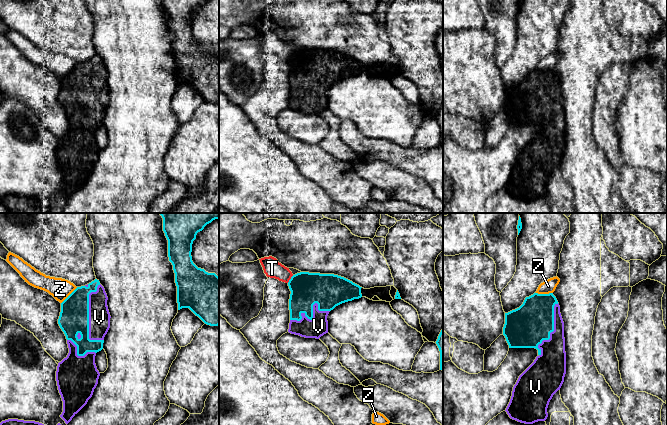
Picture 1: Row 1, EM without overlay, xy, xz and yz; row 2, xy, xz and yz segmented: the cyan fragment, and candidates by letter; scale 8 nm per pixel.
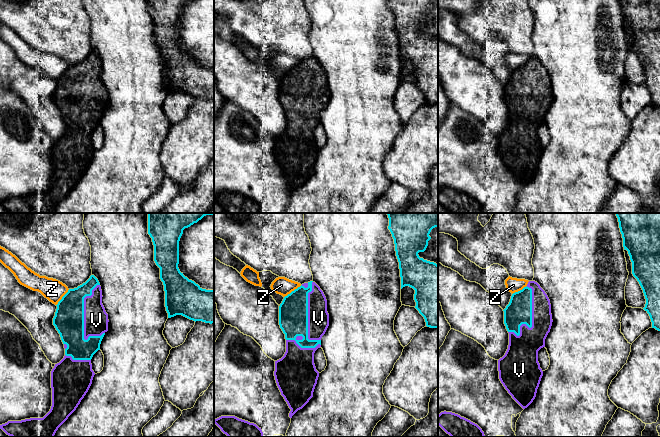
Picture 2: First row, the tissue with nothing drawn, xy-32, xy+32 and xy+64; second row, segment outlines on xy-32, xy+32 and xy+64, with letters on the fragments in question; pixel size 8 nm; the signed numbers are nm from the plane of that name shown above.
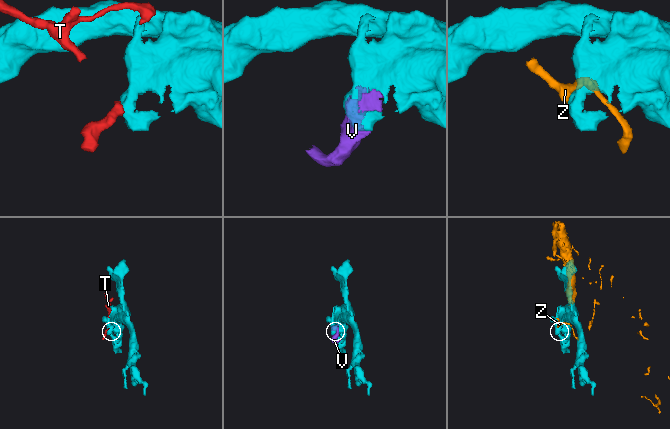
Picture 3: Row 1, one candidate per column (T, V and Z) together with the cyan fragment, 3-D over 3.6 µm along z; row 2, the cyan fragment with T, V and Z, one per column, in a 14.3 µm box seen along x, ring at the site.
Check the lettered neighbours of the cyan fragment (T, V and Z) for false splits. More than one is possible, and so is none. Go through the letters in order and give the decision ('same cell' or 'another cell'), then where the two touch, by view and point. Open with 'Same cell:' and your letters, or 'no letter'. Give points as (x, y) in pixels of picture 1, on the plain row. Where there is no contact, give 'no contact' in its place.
Same cell: V
T: another cell; meets cyan in xz at (290, 55)
V: same cell; meets cyan in xy at (88, 87)
Z: another cell; meets cyan in yz at (544, 70)

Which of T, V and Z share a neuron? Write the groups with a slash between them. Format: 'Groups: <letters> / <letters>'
Groups: T Z / V

